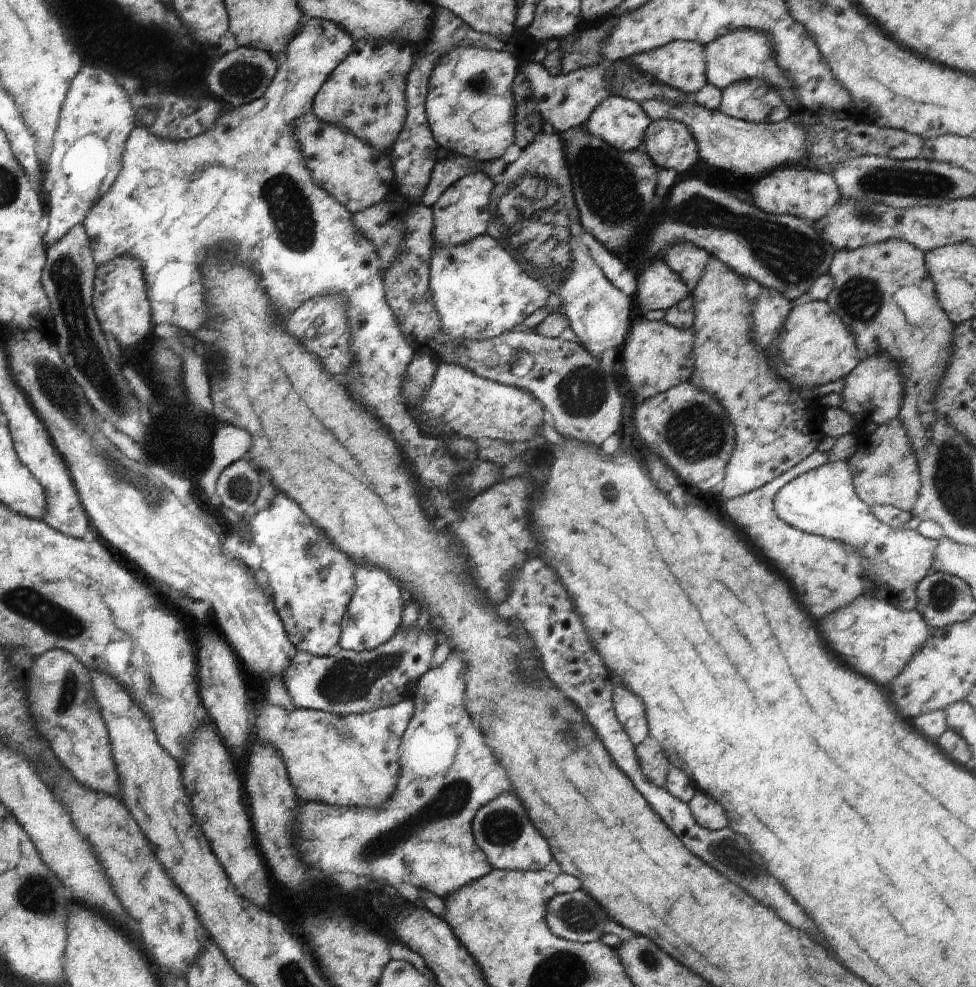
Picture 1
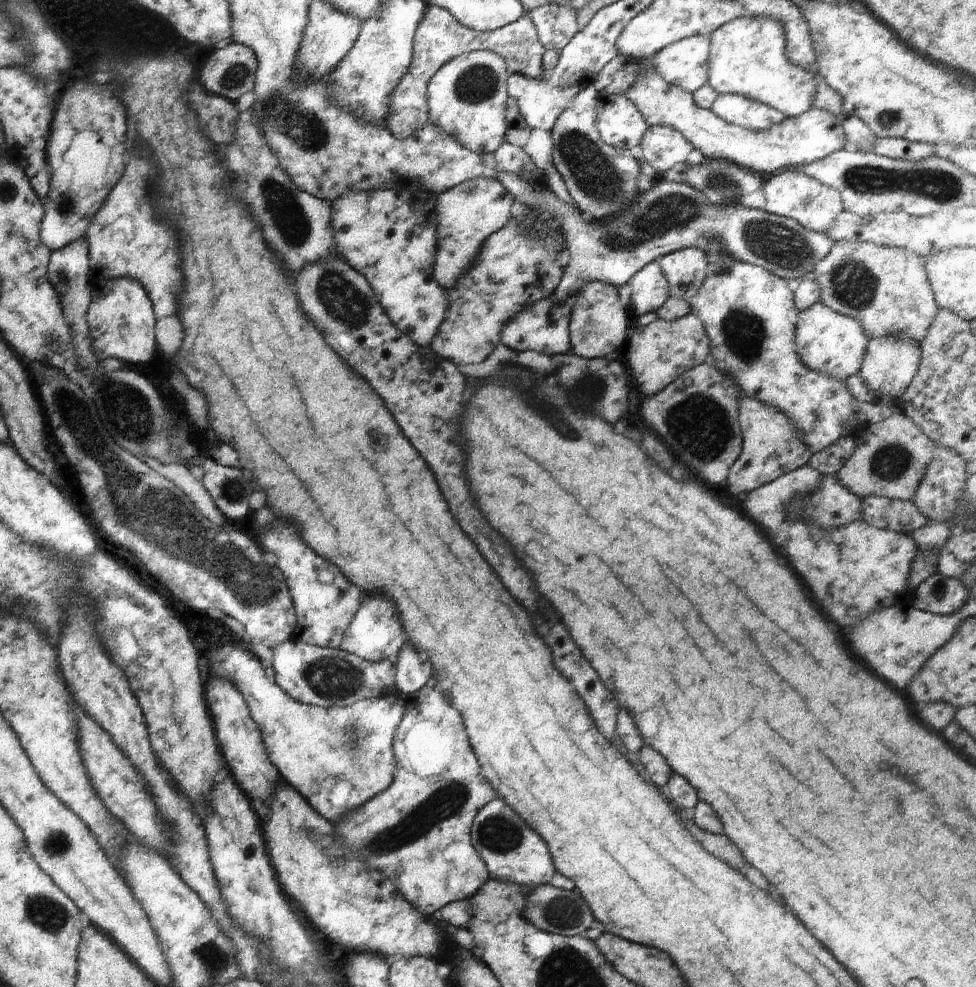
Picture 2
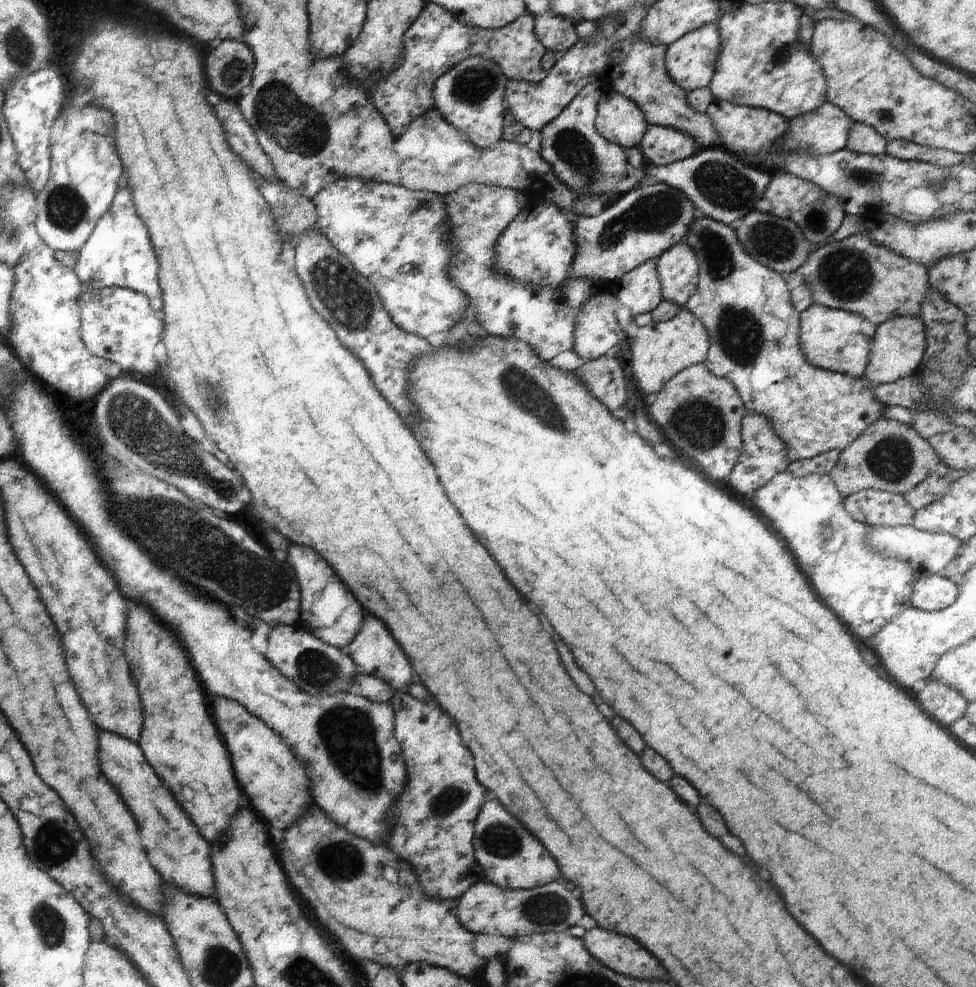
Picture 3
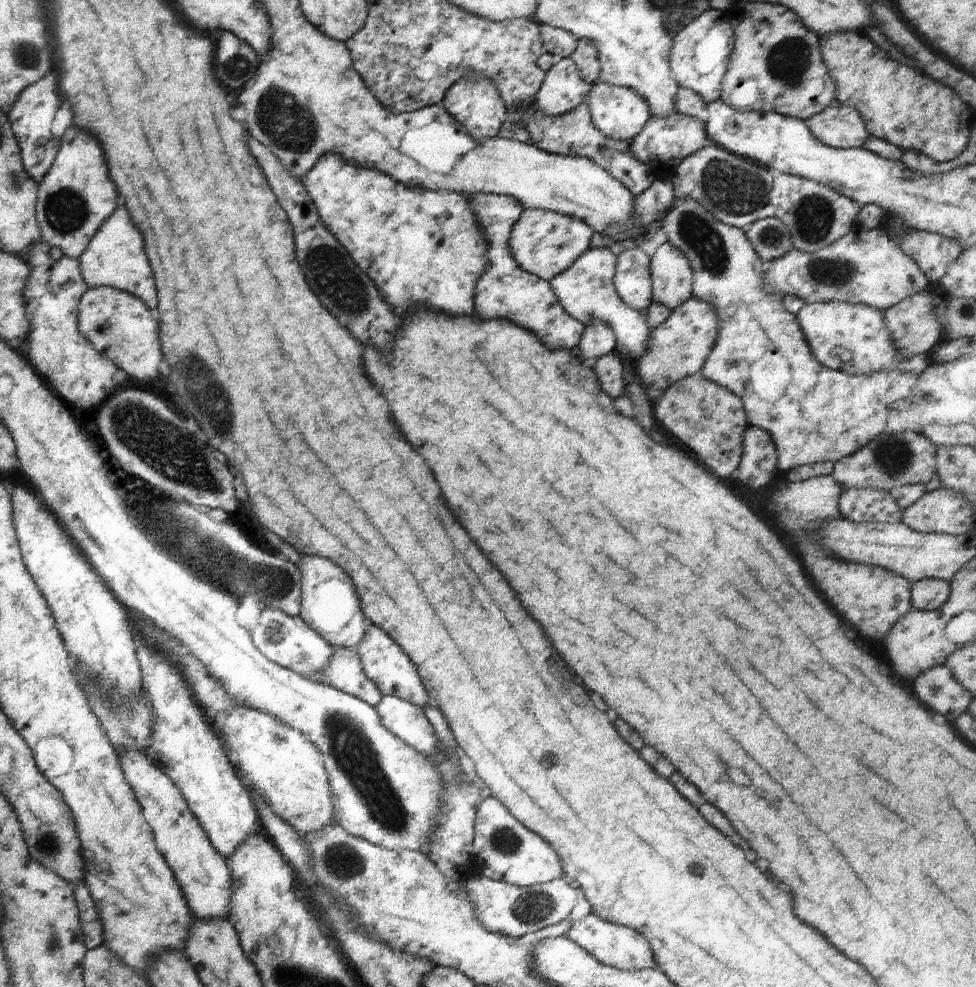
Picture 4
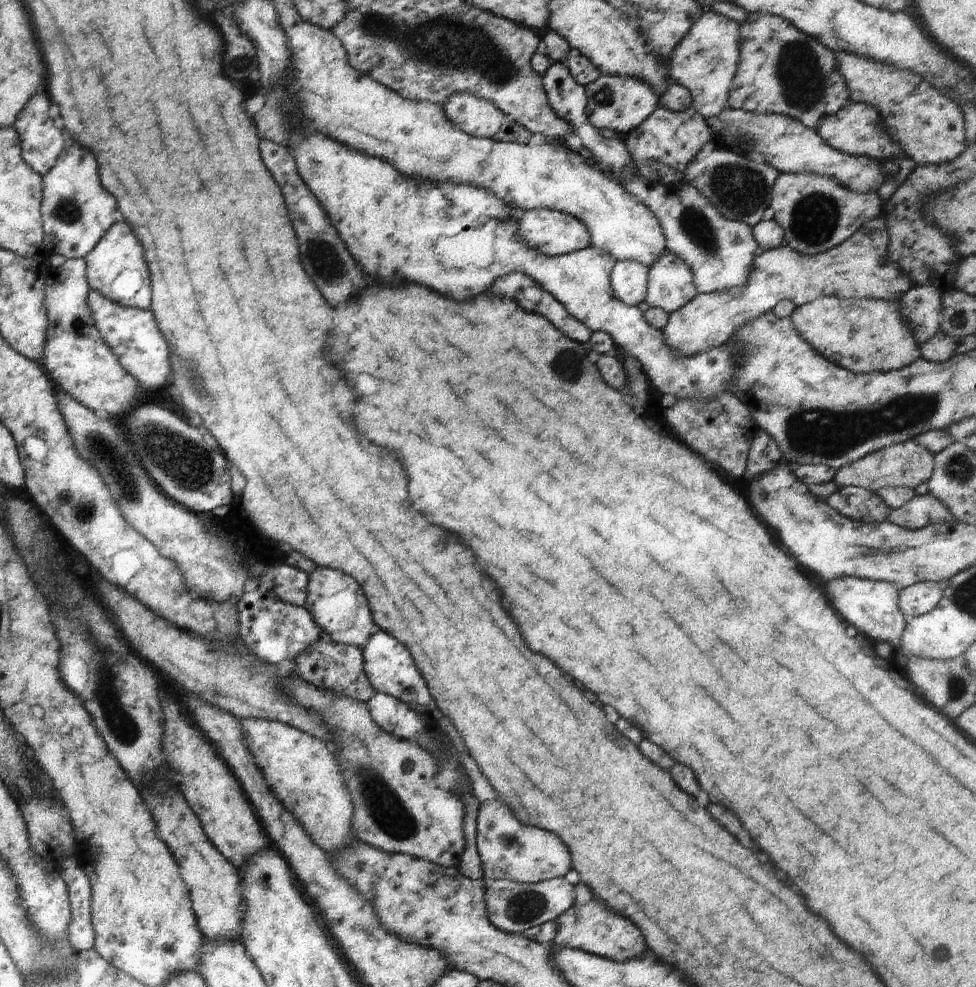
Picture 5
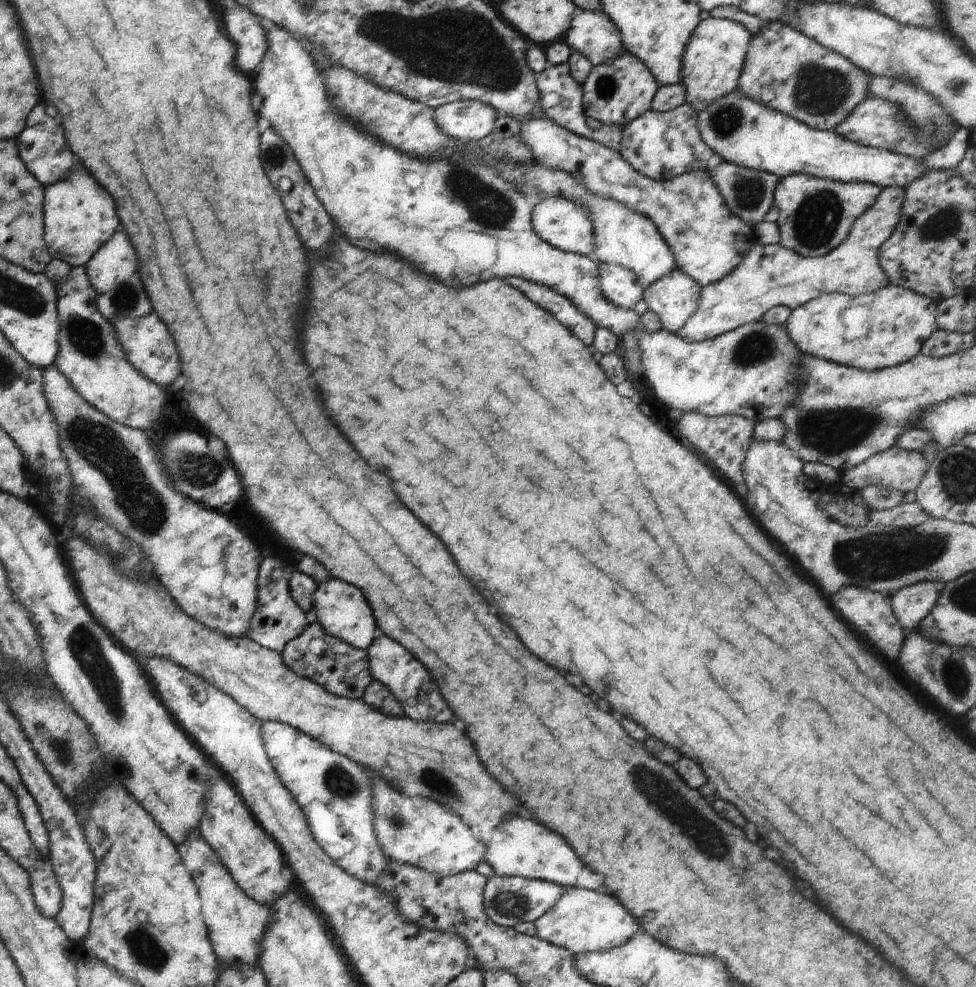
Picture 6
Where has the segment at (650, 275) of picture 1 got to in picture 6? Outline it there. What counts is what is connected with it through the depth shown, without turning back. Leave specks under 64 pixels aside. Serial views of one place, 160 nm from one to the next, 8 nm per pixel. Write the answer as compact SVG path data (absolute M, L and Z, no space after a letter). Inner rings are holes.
M597 262L597 282L603 298L621 310L633 310L635 304L642 299L639 280L633 272L616 264Z

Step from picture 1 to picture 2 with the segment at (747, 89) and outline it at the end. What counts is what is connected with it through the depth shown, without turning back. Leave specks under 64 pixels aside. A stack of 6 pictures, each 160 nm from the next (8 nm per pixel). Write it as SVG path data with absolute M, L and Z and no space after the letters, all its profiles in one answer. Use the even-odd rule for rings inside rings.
M731 93L718 95L709 109L729 124L750 131L767 130L786 117L766 104Z

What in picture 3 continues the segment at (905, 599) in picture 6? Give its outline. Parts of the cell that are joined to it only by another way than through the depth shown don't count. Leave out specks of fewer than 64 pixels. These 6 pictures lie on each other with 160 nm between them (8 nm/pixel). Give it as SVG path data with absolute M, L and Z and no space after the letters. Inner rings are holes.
M927 575L916 579L910 594L911 607L922 611L938 611L957 598L958 588L955 579L939 575Z

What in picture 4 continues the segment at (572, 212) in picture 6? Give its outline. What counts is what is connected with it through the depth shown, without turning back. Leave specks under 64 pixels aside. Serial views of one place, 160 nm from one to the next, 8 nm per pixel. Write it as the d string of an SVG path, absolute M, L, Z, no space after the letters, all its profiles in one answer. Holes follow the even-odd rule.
M537 208L522 209L519 218L511 225L509 231L509 254L521 270L548 282L556 274L563 273L589 248L591 234L590 226L570 214L559 214Z

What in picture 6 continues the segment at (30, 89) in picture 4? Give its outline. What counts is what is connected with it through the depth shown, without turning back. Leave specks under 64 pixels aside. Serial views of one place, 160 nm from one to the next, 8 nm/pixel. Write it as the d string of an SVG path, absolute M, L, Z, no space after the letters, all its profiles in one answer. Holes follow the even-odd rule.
M37 104L27 113L24 124L23 130L15 137L18 157L21 158L21 152L39 152L35 158L25 160L24 165L43 186L53 184L53 181L63 178L70 168L80 164L79 160L69 152L61 126L57 126L43 112L43 104Z

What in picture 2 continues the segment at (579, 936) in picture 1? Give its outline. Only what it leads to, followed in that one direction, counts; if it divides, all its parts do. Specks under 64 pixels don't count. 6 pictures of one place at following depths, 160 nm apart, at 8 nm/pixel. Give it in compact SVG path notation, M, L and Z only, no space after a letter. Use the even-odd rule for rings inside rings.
M549 883L536 886L528 892L522 908L522 917L539 930L564 937L579 935L593 924L593 916L577 892L561 890Z

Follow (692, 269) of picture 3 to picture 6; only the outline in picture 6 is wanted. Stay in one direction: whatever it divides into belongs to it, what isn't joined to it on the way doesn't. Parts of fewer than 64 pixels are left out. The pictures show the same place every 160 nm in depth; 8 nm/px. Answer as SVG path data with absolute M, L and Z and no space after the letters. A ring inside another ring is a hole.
M675 268L655 280L641 294L647 309L659 320L661 330L675 334L697 310L702 287Z

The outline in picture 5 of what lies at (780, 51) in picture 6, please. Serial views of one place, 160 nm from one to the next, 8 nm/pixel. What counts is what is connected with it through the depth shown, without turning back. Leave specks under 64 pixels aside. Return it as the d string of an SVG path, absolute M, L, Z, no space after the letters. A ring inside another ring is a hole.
M747 13L738 25L738 61L727 106L785 115L813 129L821 118L849 104L847 87L835 70L831 49L803 34L782 16L771 13Z

